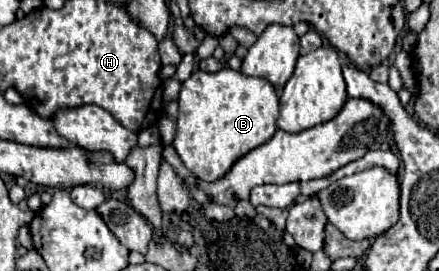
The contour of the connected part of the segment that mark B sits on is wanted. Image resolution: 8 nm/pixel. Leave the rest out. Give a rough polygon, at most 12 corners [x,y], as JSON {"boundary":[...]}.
{"boundary":[[229,67],[181,85],[173,147],[213,183],[265,145],[275,87]]}

